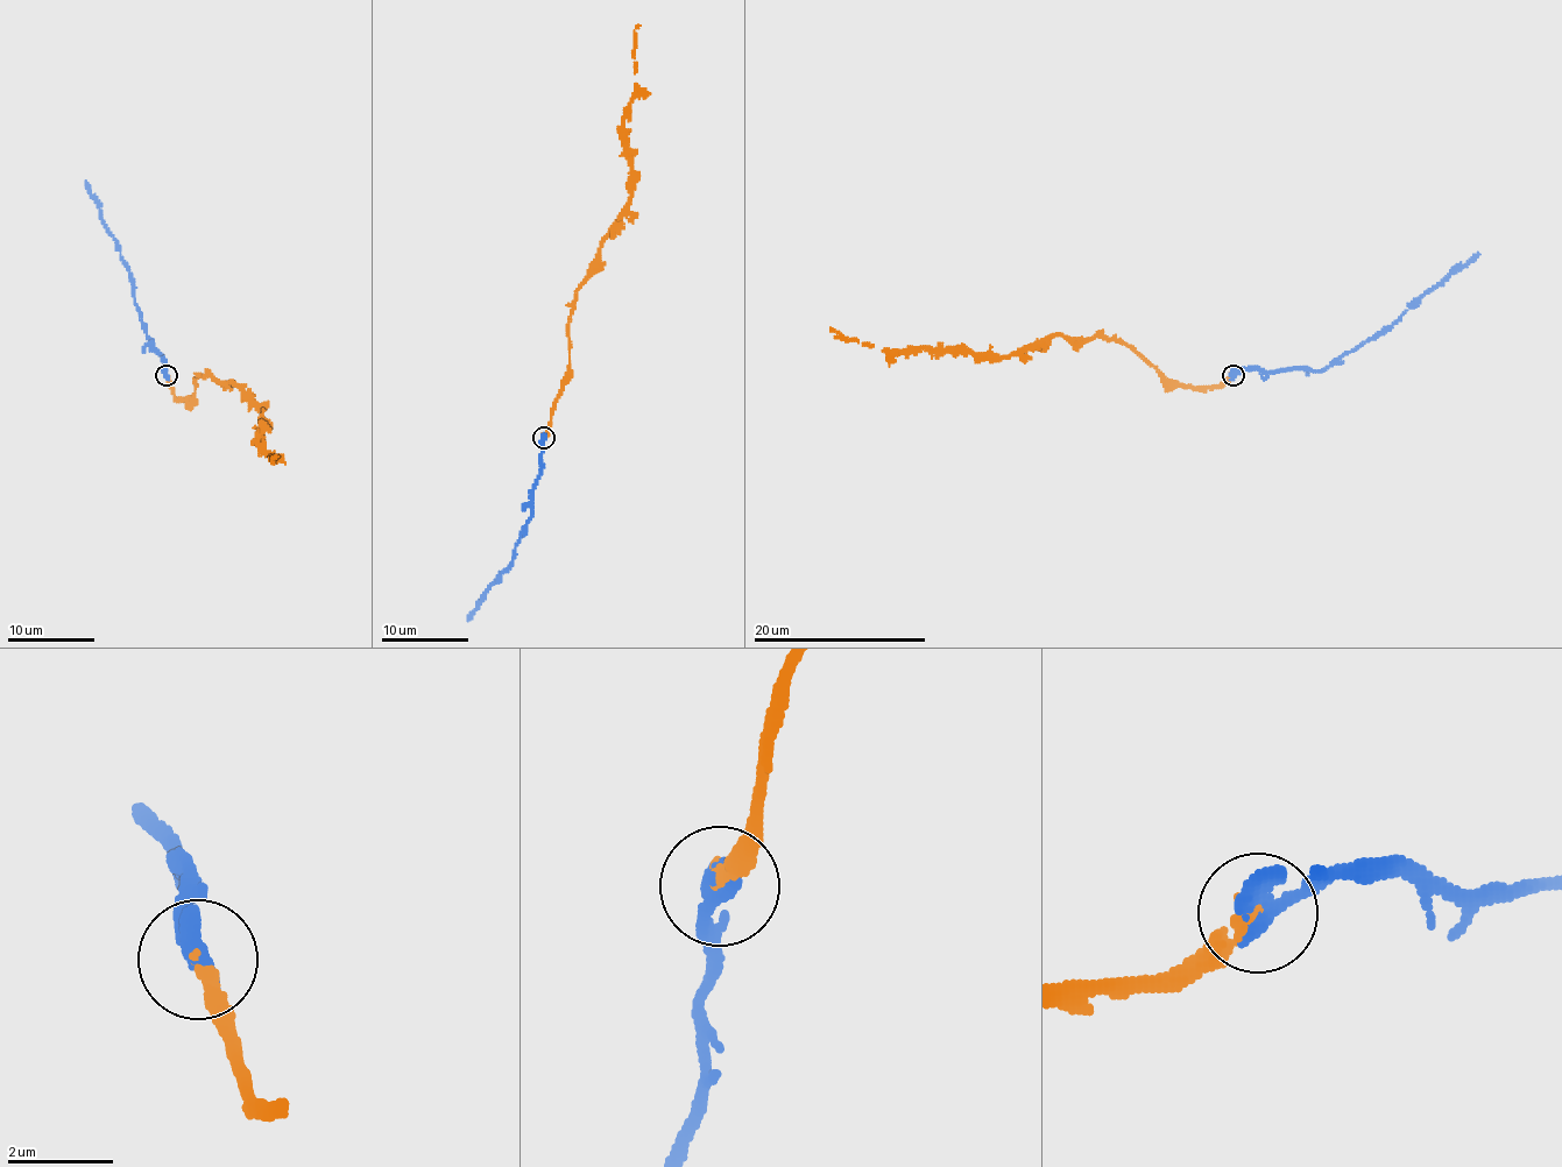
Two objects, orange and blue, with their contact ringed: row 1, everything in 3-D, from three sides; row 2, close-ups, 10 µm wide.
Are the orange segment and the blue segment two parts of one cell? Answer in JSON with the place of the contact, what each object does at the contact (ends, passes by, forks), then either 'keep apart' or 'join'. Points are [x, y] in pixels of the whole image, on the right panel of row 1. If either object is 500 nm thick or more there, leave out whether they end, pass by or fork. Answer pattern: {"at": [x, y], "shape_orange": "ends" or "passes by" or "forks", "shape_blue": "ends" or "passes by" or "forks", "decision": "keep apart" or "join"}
{"at": [1232, 375], "shape_orange": "ends", "shape_blue": "ends", "decision": "join"}

